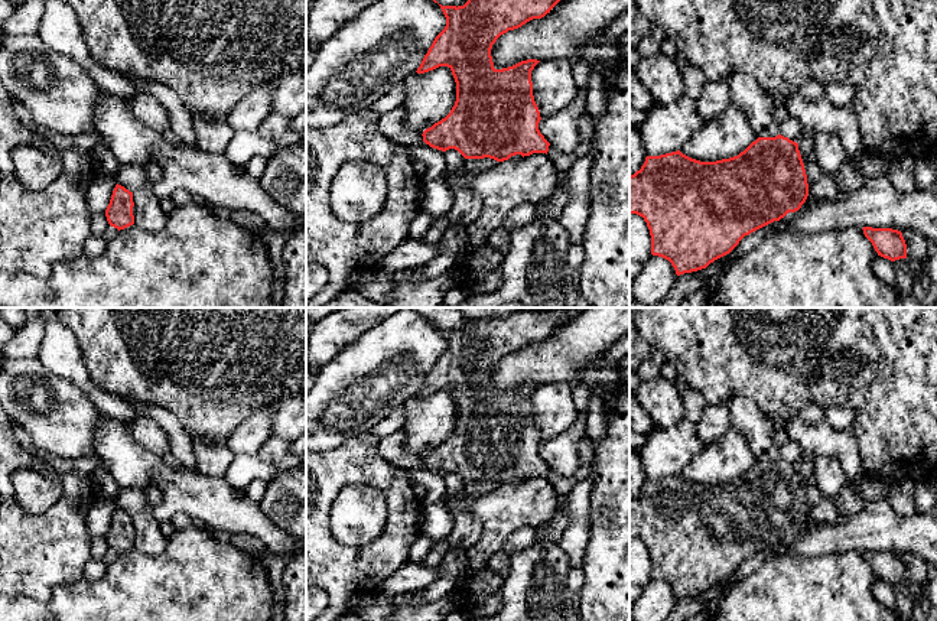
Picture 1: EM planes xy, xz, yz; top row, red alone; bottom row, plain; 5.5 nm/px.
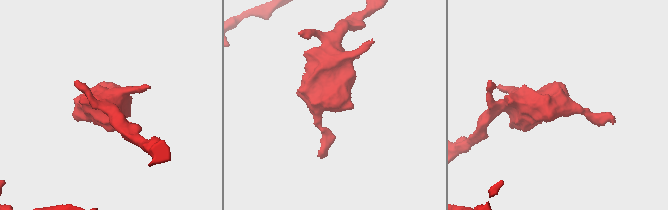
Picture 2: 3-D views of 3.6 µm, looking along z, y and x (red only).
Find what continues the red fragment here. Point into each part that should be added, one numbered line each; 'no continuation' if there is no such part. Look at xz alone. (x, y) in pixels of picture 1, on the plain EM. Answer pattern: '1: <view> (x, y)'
no continuation

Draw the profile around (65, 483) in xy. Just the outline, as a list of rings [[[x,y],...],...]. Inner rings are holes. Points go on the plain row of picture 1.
[[[0,404],[0,595],[49,602],[55,586],[82,579],[84,566],[91,559],[92,540],[87,516],[97,500],[90,474],[58,472],[25,449],[16,440],[12,420]],[[19,468],[36,469],[61,487],[59,500],[45,513],[32,514],[17,503],[12,474]]]

